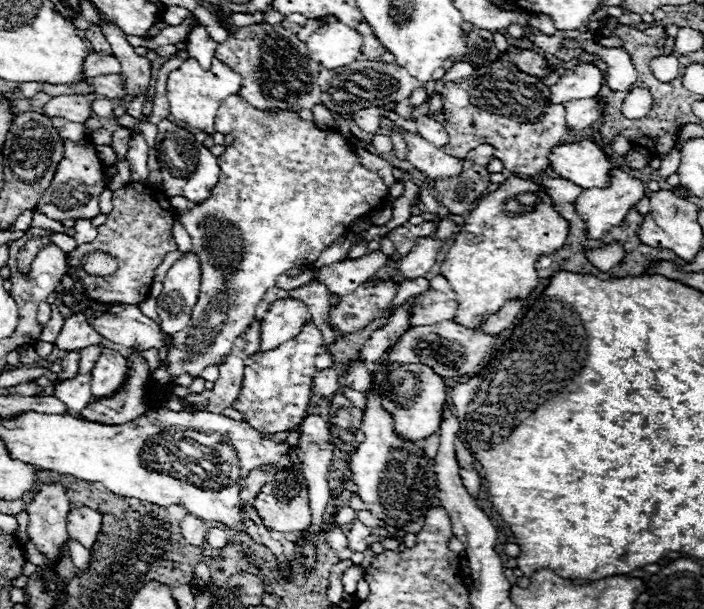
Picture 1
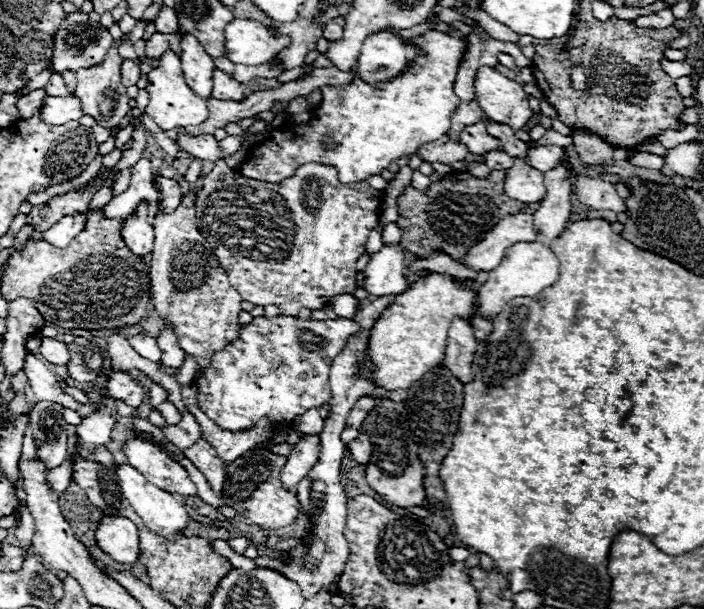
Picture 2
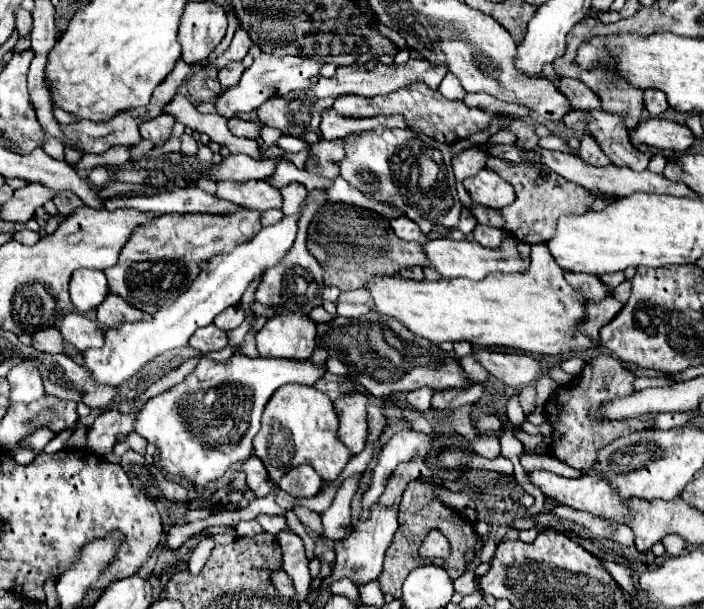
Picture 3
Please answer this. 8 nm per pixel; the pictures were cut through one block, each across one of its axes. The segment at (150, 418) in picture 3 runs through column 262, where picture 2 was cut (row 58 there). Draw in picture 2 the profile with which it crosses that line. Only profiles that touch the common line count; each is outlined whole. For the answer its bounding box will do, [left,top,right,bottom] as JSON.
[354,32,416,84]

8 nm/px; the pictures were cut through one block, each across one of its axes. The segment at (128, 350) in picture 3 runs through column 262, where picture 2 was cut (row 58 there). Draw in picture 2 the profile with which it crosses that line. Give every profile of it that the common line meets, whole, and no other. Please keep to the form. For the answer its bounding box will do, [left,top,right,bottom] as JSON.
[226,18,288,64]

